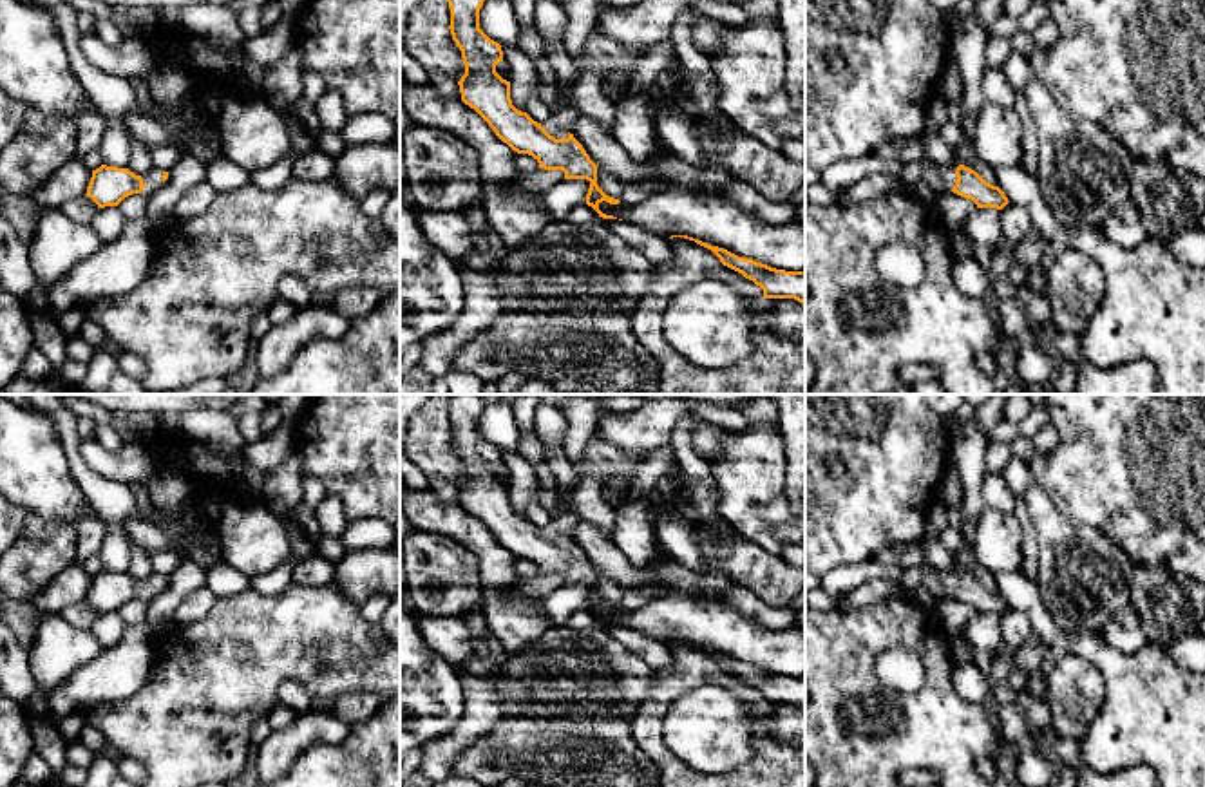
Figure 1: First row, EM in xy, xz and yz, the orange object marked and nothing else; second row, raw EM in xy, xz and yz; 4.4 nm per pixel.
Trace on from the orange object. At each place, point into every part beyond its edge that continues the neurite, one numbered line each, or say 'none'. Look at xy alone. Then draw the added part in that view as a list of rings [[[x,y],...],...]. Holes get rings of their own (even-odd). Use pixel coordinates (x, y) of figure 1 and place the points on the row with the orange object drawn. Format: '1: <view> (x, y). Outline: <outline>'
1: xy (152, 180). Outline: [[[150,170],[145,175],[141,175],[145,188],[143,195],[150,197],[161,185],[163,185],[163,172],[161,170]]]

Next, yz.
1: yz (945, 180). Outline: [[[941,170],[937,175],[930,177],[934,190],[952,192],[955,186],[957,175],[955,170]]]

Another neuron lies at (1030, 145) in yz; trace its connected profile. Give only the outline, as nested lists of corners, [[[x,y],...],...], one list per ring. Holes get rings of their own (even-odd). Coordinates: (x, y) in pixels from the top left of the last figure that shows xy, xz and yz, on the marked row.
[[[1024,134],[1020,166],[1029,175],[1037,175],[1037,170],[1039,170],[1039,137],[1037,137],[1037,134]]]

